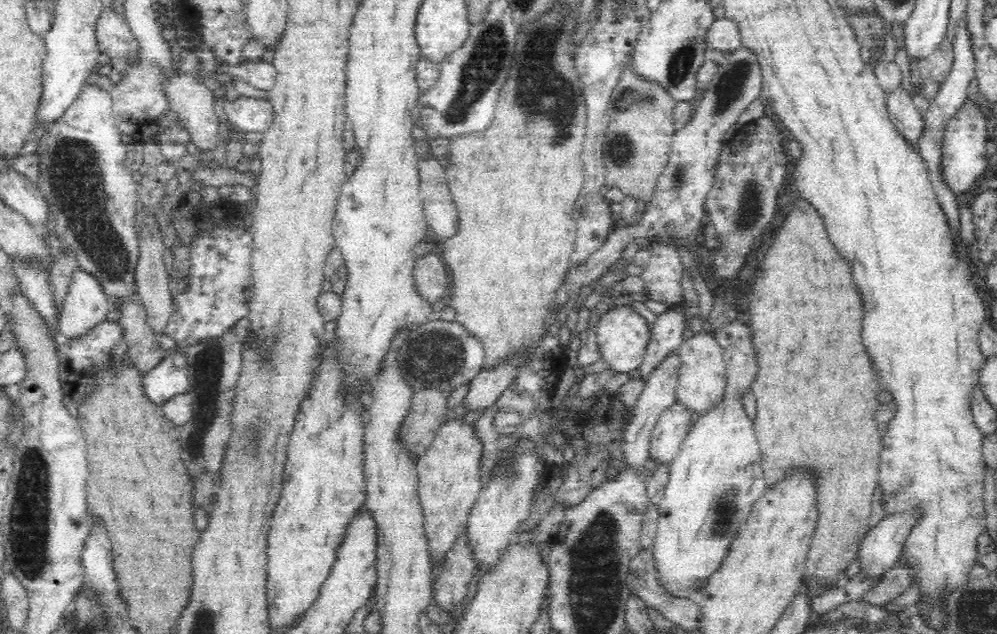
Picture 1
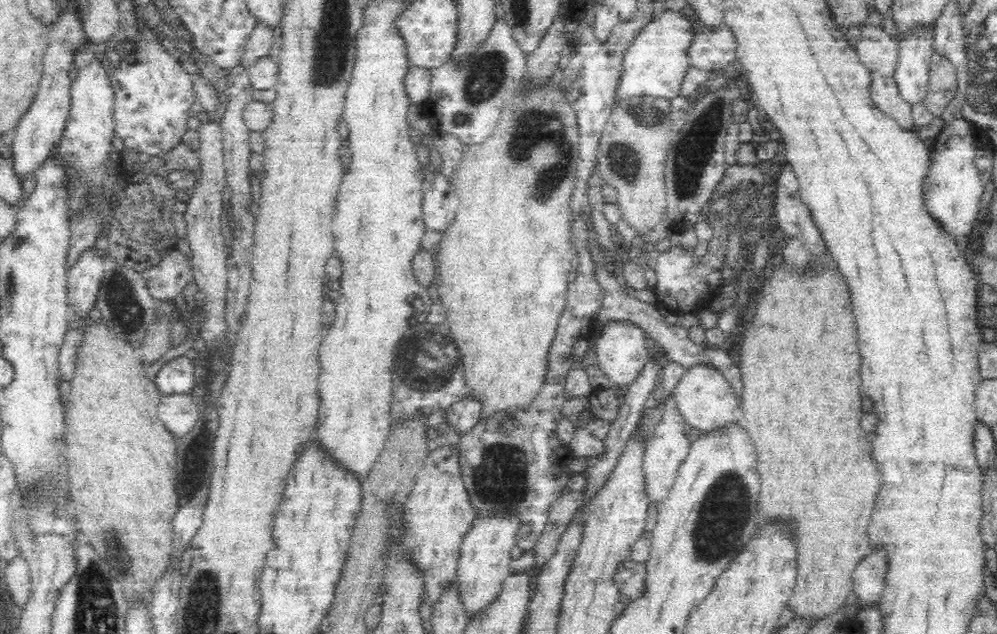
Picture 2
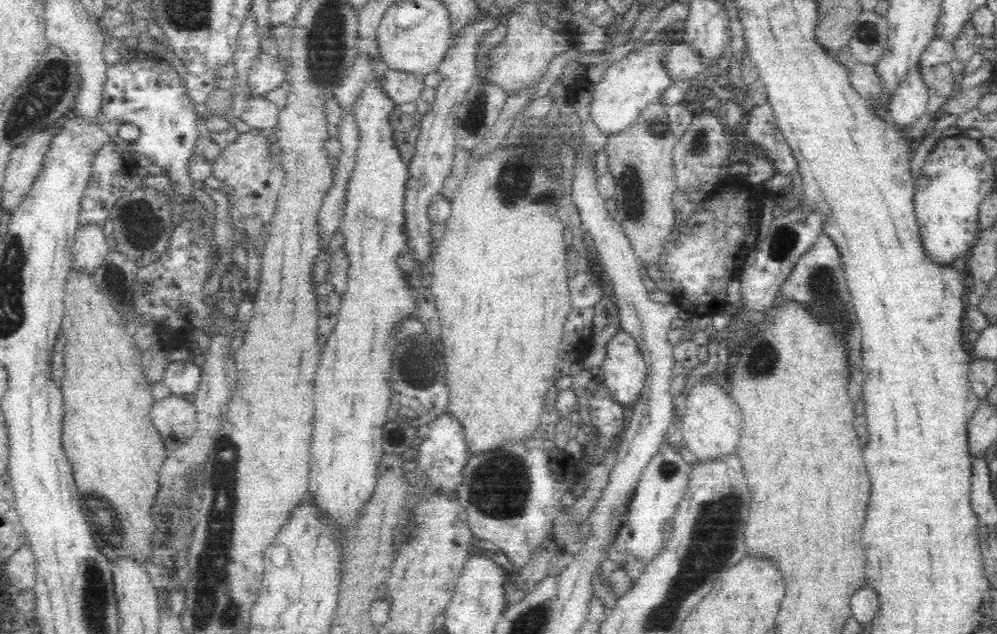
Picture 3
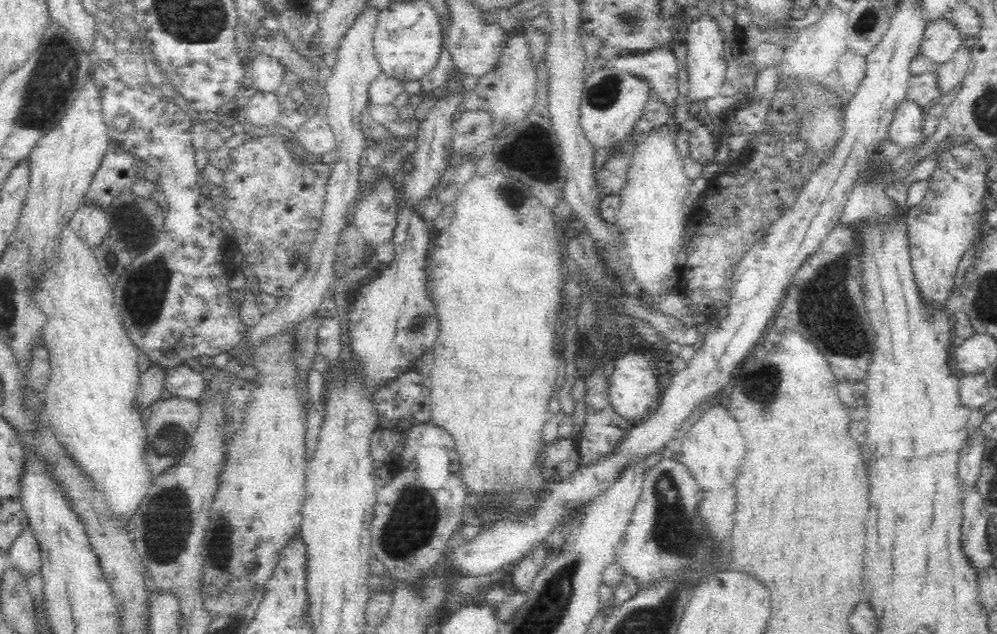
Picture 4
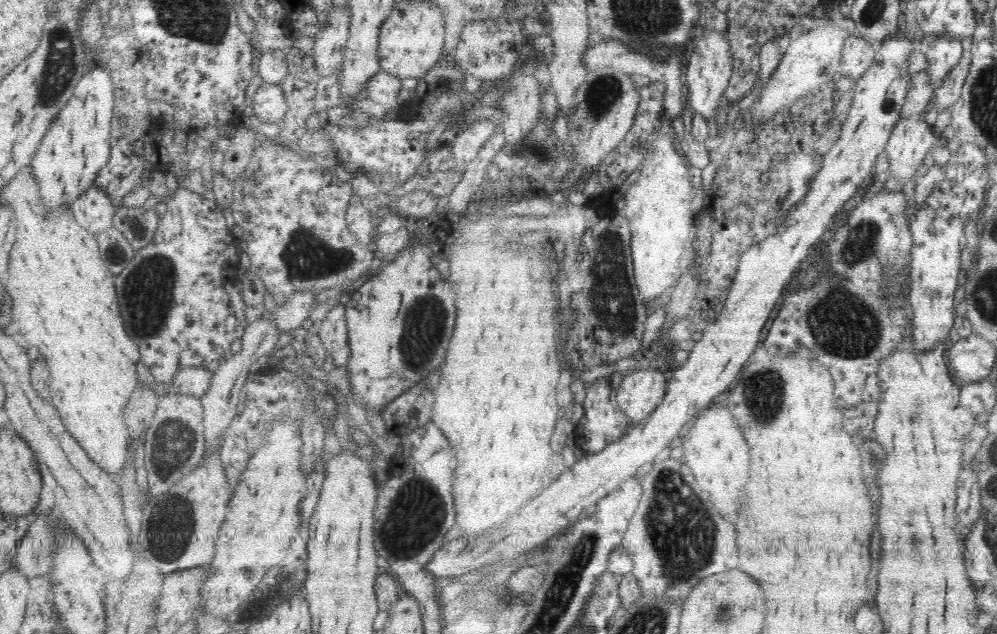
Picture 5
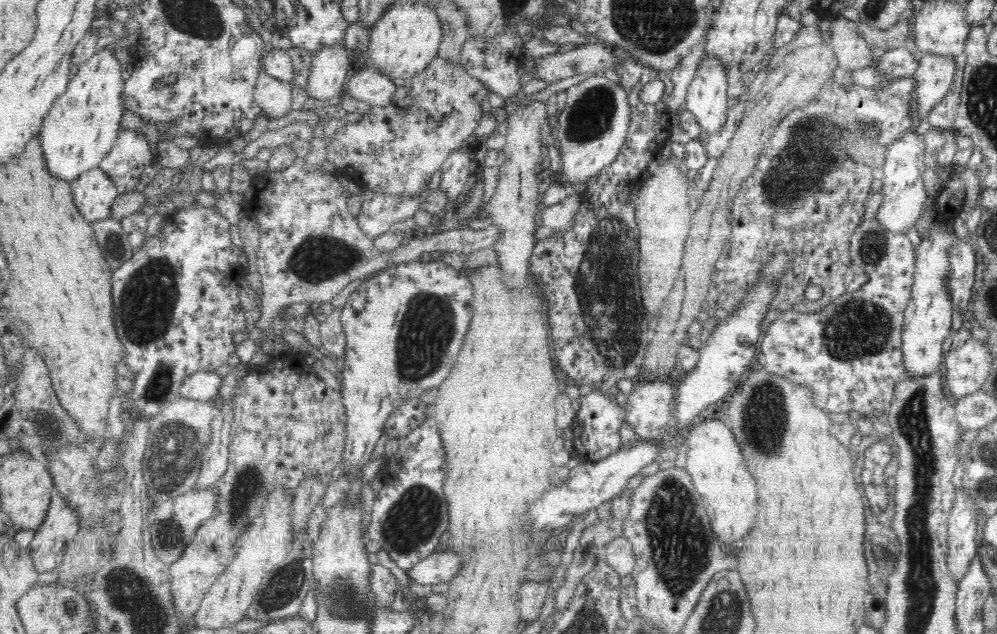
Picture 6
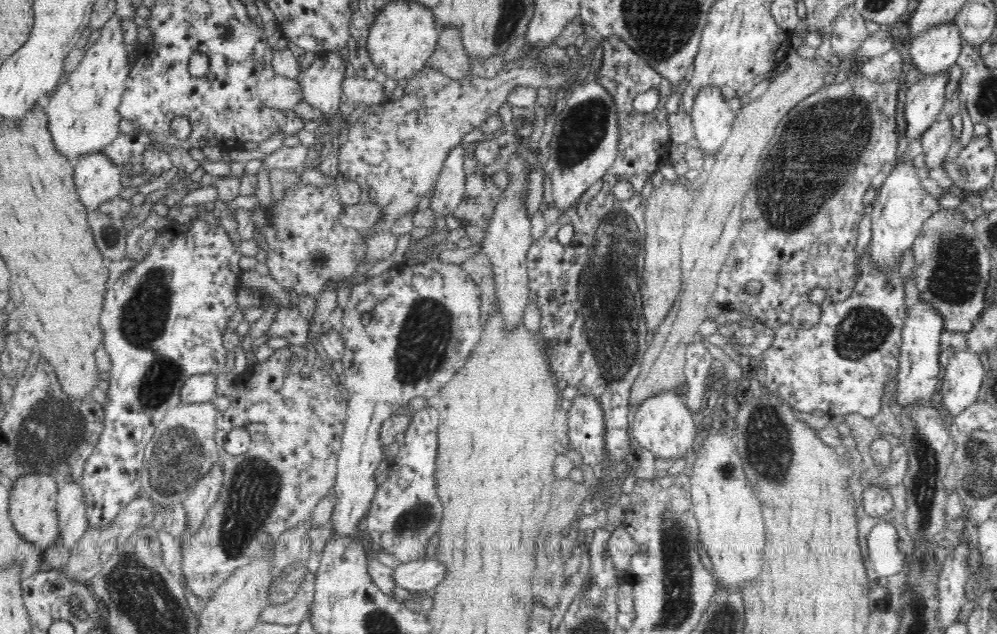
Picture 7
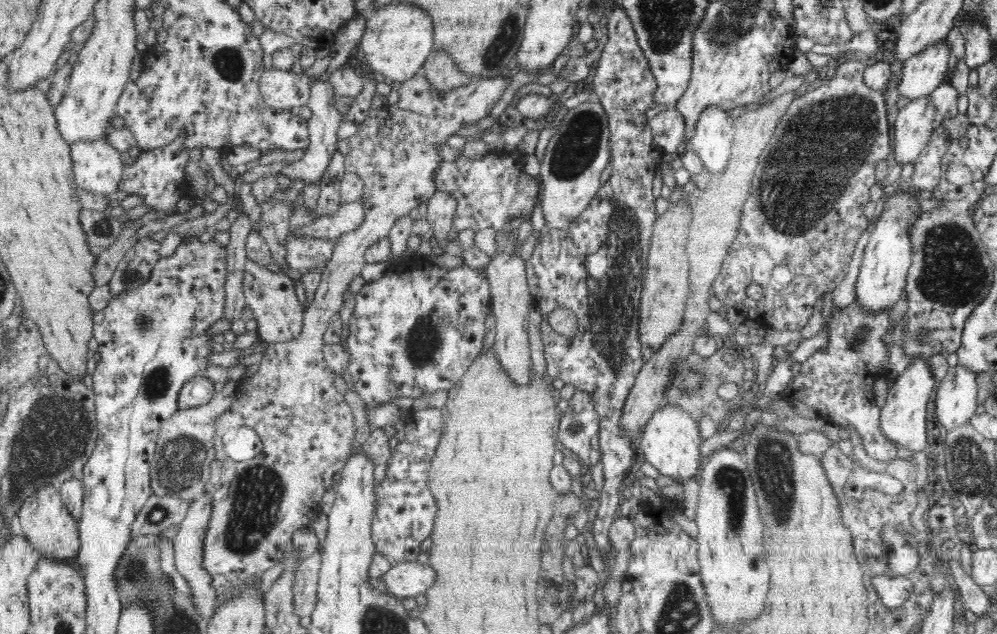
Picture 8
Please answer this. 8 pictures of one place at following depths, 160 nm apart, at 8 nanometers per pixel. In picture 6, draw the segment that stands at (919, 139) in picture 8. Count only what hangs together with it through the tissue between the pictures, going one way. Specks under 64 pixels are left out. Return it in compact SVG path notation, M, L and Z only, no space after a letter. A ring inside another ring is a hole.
M932 53L919 54L914 78L920 121L926 119L930 109L950 91L956 70L956 62L952 57Z

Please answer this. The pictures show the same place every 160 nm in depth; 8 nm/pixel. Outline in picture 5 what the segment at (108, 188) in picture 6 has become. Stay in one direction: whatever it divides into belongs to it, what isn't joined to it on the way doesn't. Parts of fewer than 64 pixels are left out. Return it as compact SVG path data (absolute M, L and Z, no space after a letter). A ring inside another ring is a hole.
M92 185L82 192L68 208L72 212L74 223L82 226L90 235L97 236L100 232L115 226L114 198L103 190Z

